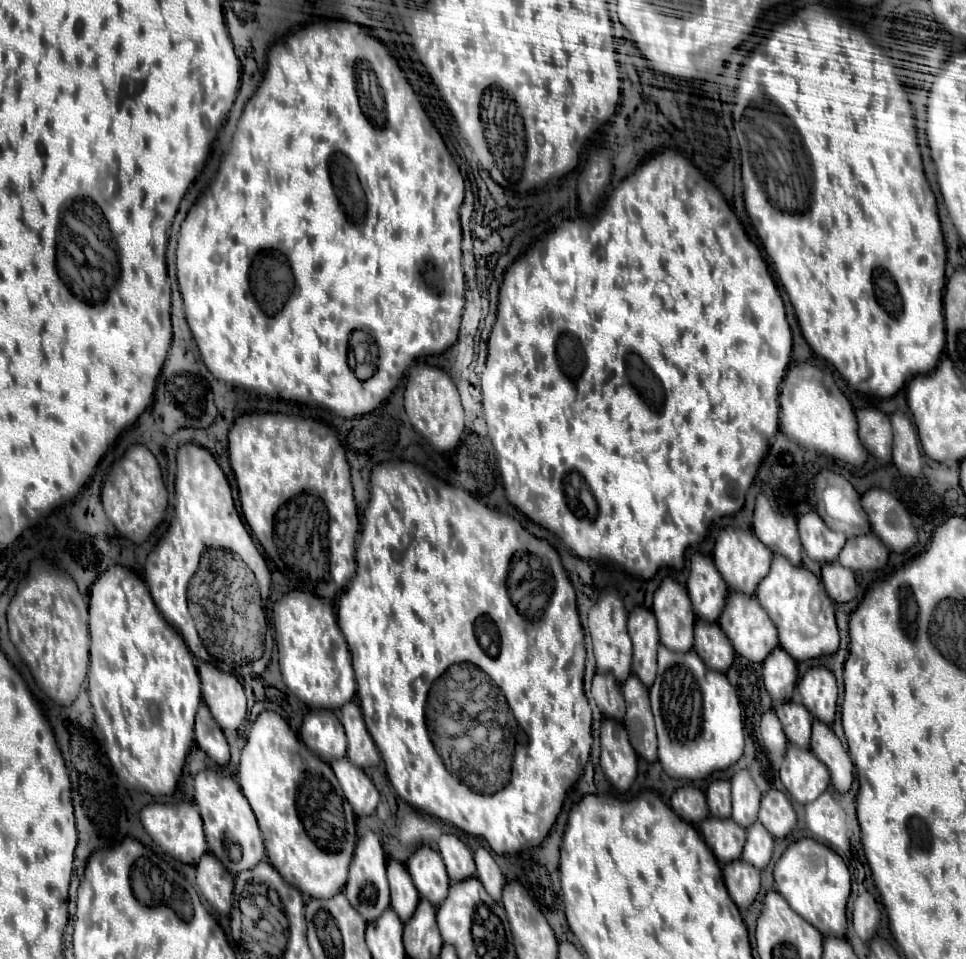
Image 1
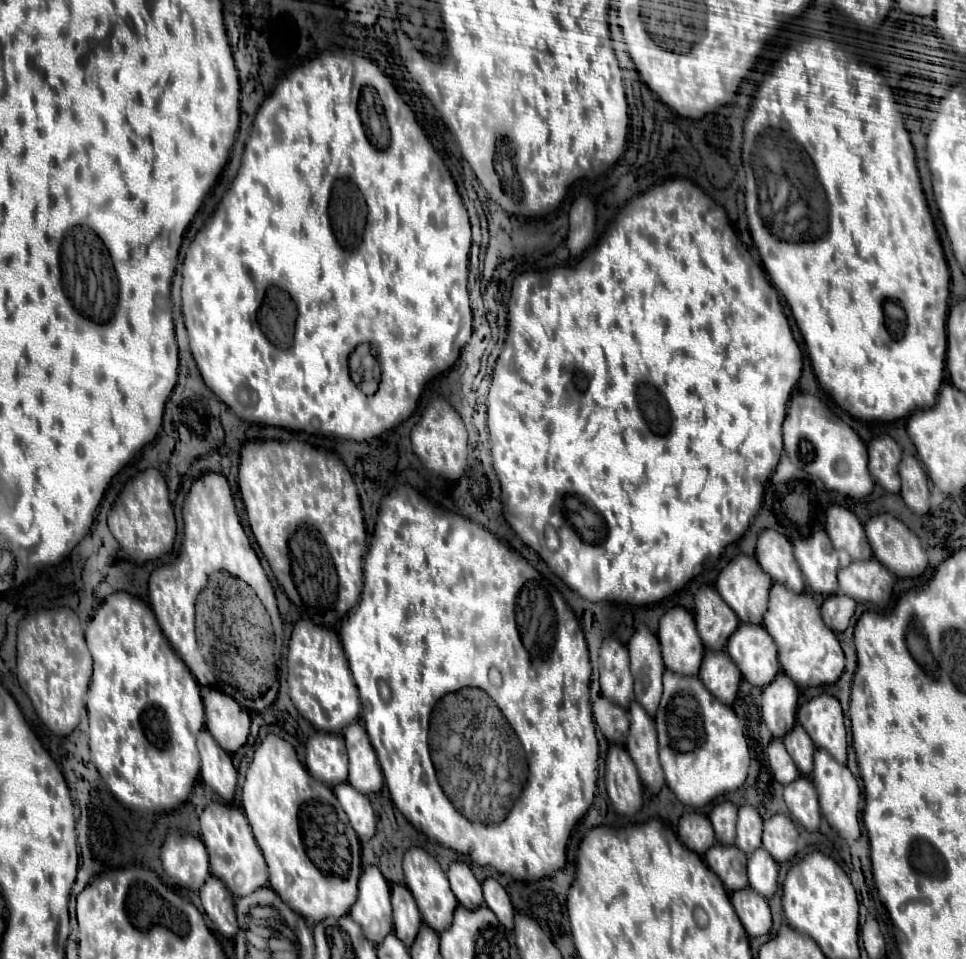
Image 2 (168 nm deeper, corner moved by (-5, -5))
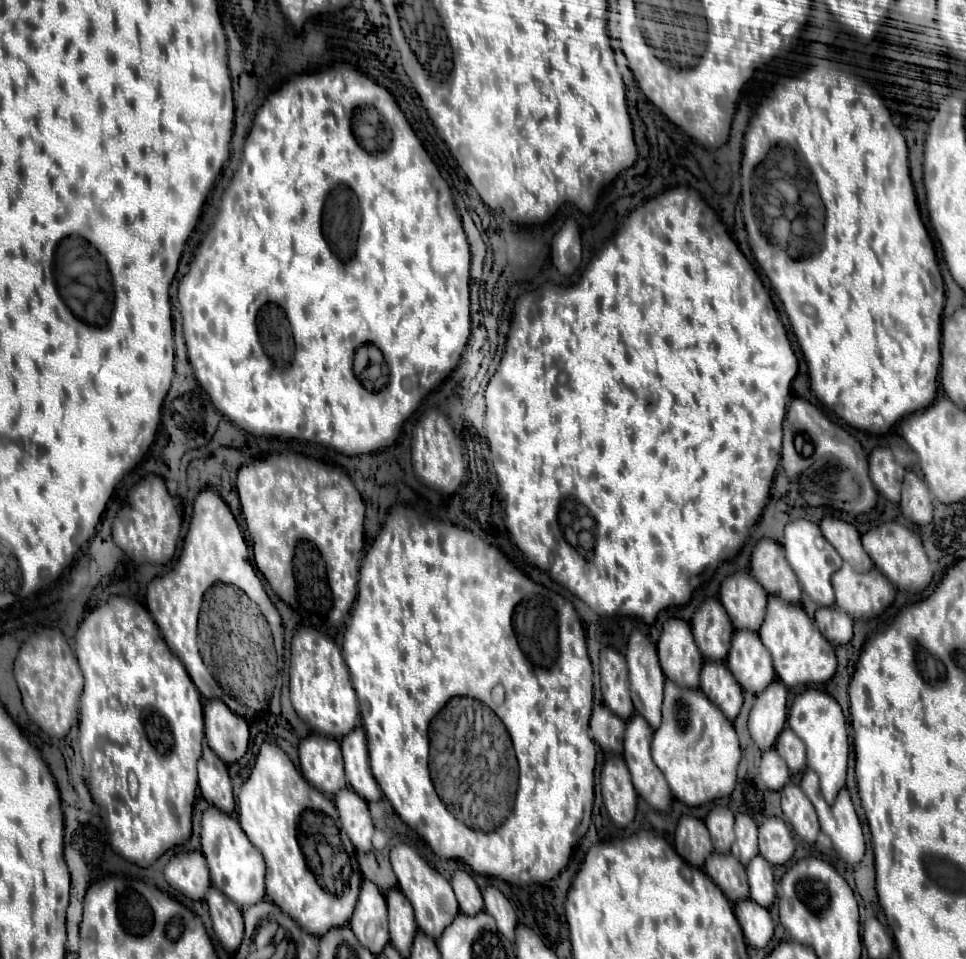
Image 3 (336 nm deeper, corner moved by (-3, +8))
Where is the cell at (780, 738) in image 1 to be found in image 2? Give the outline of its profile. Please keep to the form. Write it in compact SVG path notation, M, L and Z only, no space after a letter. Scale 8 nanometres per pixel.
M772 739L768 745L768 759L770 759L770 771L774 781L778 781L780 785L788 785L790 781L798 779L798 769L792 761L792 757L788 755L784 743L780 739Z

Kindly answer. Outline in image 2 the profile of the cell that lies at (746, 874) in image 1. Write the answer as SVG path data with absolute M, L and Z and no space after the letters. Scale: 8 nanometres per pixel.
M748 887L738 893L732 893L730 901L732 901L748 937L760 937L760 935L770 933L772 917L770 917L768 901L764 897L760 897L758 893L754 893Z

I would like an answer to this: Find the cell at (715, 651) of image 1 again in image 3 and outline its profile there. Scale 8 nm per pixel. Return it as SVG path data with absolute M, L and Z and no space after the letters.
M706 660L700 670L700 688L726 714L726 718L734 720L738 716L744 696L726 662Z

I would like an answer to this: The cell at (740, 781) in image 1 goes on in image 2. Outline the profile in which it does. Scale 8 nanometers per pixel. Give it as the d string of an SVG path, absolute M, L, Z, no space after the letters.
M744 803L738 809L738 823L736 823L736 847L746 853L752 855L754 849L760 847L760 839L762 839L762 819L758 815L758 811L750 805Z

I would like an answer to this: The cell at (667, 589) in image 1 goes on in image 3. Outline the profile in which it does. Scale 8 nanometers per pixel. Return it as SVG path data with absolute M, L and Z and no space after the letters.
M668 618L658 640L658 658L664 674L684 686L696 688L702 654L696 648L692 628L682 618Z

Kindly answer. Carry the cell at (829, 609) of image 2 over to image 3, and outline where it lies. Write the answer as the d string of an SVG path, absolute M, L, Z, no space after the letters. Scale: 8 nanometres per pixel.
M822 606L816 610L816 626L834 644L846 644L852 638L852 618L838 606Z

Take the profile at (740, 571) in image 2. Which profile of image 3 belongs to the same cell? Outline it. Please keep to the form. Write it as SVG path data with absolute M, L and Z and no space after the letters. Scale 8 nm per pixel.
M734 572L722 580L720 602L736 630L760 630L766 614L766 598L768 594L762 584L750 572Z

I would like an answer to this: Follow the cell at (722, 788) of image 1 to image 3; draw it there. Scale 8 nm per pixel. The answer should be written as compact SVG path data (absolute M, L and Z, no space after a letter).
M714 806L706 816L706 826L716 852L730 852L734 836L734 814L728 806Z

